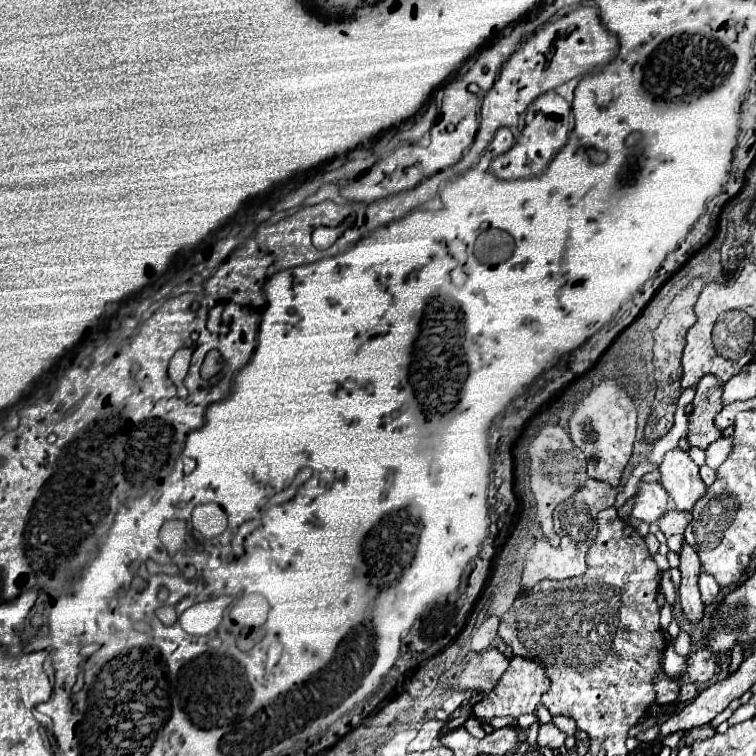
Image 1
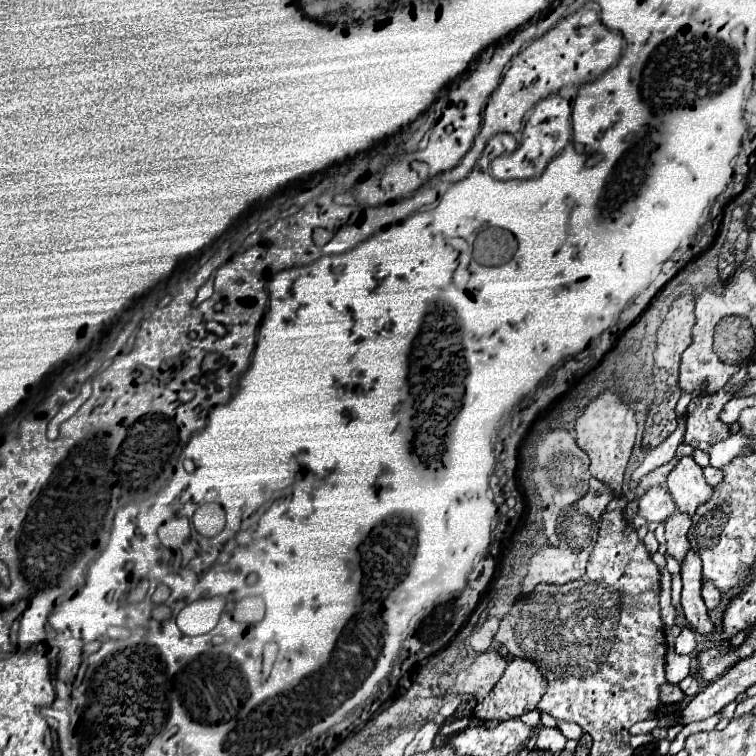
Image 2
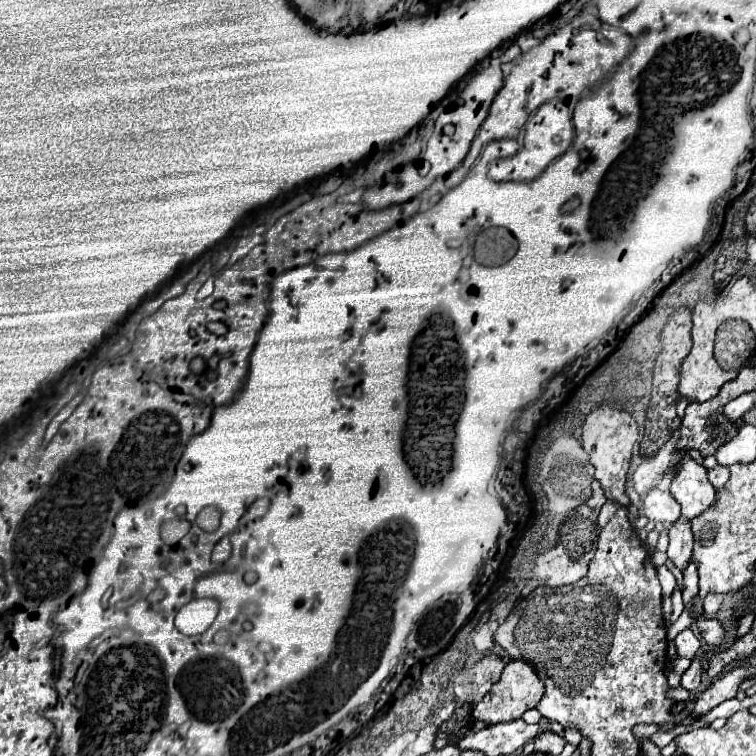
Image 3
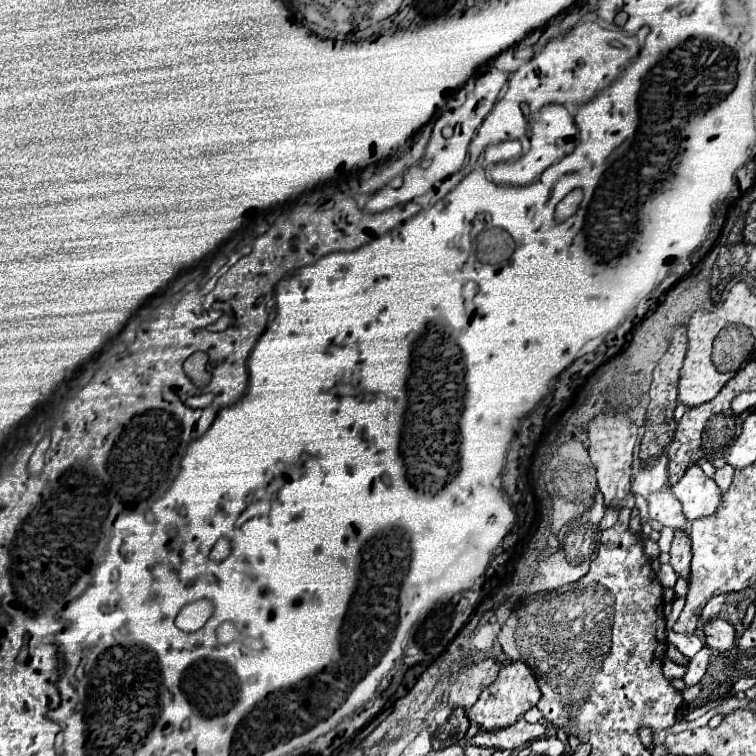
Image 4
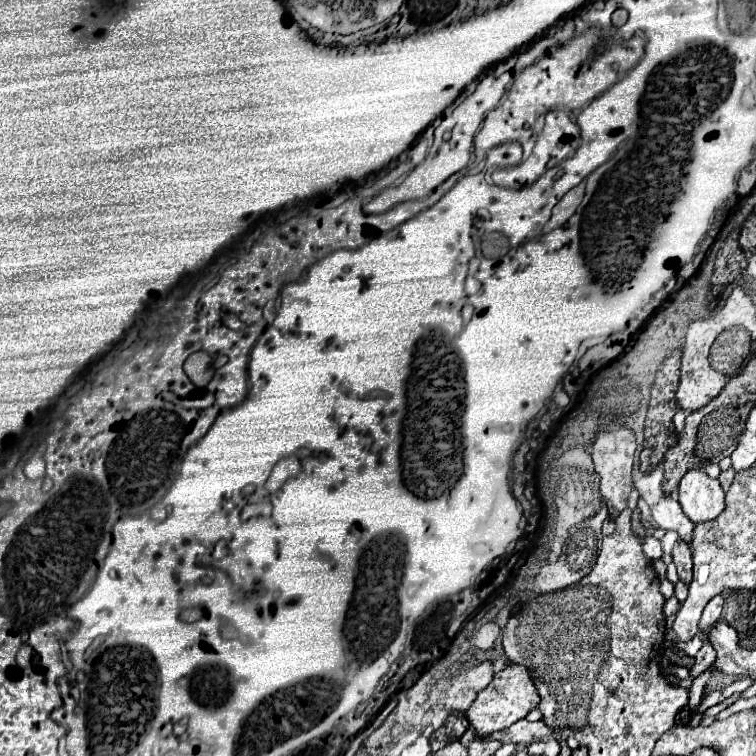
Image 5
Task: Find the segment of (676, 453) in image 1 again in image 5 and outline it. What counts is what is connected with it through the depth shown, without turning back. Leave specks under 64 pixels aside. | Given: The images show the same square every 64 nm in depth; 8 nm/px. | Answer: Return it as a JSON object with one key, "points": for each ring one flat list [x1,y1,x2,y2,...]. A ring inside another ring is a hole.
{"points":[[702,468,688,470,678,486,678,502,694,524,714,520,724,510,724,490]]}

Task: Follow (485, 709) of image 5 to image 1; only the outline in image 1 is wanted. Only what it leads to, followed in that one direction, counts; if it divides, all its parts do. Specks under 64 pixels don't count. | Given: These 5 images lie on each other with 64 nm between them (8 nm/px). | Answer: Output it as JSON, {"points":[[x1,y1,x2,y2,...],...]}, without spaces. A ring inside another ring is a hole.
{"points":[[512,658,508,670,502,674,500,682,494,686,494,690,484,696,474,706,474,716,480,720,492,720,496,716,512,716,518,718,520,714,530,714,536,710,542,694,550,688,550,680,544,674,544,666,540,666,536,660,530,658]]}

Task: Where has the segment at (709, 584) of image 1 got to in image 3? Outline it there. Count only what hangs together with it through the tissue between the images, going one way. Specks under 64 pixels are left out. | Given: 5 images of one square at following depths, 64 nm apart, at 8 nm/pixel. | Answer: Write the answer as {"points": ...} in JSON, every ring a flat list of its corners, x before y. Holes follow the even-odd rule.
{"points":[[708,594,704,598,704,616,714,618,714,614,720,610,722,604,722,594]]}

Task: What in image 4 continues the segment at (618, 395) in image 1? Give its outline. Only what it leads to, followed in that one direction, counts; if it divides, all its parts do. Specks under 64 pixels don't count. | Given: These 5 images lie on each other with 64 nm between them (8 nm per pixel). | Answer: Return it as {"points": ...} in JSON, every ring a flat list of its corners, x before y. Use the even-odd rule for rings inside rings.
{"points":[[598,414,588,424,588,452,598,470,598,488,604,494,606,506,634,508,634,496,630,492,630,466,632,450,636,444,636,424,626,414]]}

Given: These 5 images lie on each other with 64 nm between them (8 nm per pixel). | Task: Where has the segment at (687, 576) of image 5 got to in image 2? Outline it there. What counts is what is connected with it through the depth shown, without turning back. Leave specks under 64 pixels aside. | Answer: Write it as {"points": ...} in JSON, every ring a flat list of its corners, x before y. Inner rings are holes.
{"points":[[676,512,664,522,668,554,672,554,678,562,684,560,684,556,690,548,688,538,686,538,686,532,688,532,690,524,692,524,692,520,690,520,690,516,684,516,684,512]]}

